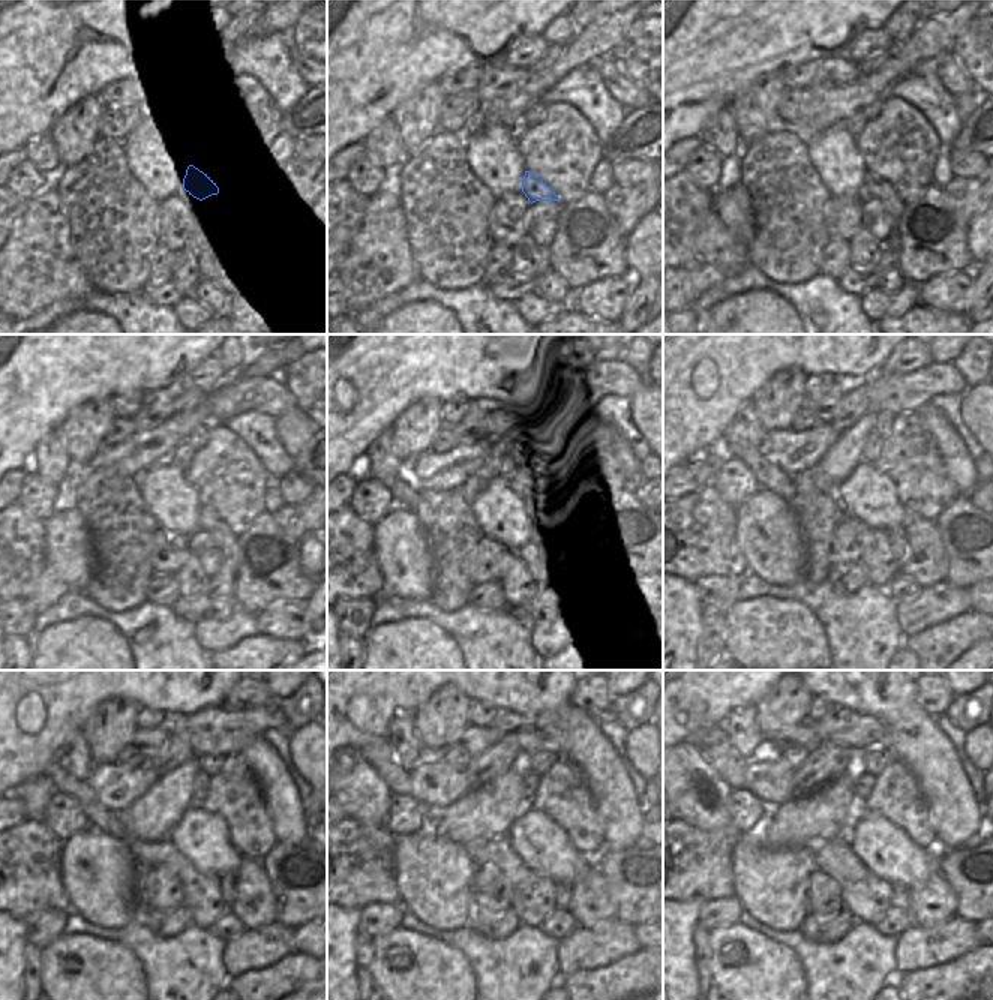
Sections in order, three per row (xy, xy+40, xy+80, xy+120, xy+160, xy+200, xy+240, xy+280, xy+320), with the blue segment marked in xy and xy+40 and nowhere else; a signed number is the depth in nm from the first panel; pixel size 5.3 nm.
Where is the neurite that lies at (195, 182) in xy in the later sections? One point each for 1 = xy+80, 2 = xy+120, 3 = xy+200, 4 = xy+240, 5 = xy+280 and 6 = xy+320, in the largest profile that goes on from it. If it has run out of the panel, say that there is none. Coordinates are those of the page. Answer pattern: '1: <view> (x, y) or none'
1: xy+80 (873, 186)
2: xy+120 (210, 523)
3: xy+200 (899, 541)
4: xy+240 (227, 882)
5: xy+280 (563, 891)
6: xy+320 (902, 895)

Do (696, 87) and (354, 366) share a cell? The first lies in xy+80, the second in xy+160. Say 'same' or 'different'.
same

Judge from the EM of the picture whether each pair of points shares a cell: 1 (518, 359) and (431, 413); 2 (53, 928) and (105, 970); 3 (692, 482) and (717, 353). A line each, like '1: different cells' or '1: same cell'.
1: different cells
2: different cells
3: different cells

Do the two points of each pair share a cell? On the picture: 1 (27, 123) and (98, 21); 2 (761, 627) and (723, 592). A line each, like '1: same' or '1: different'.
1: same
2: different

